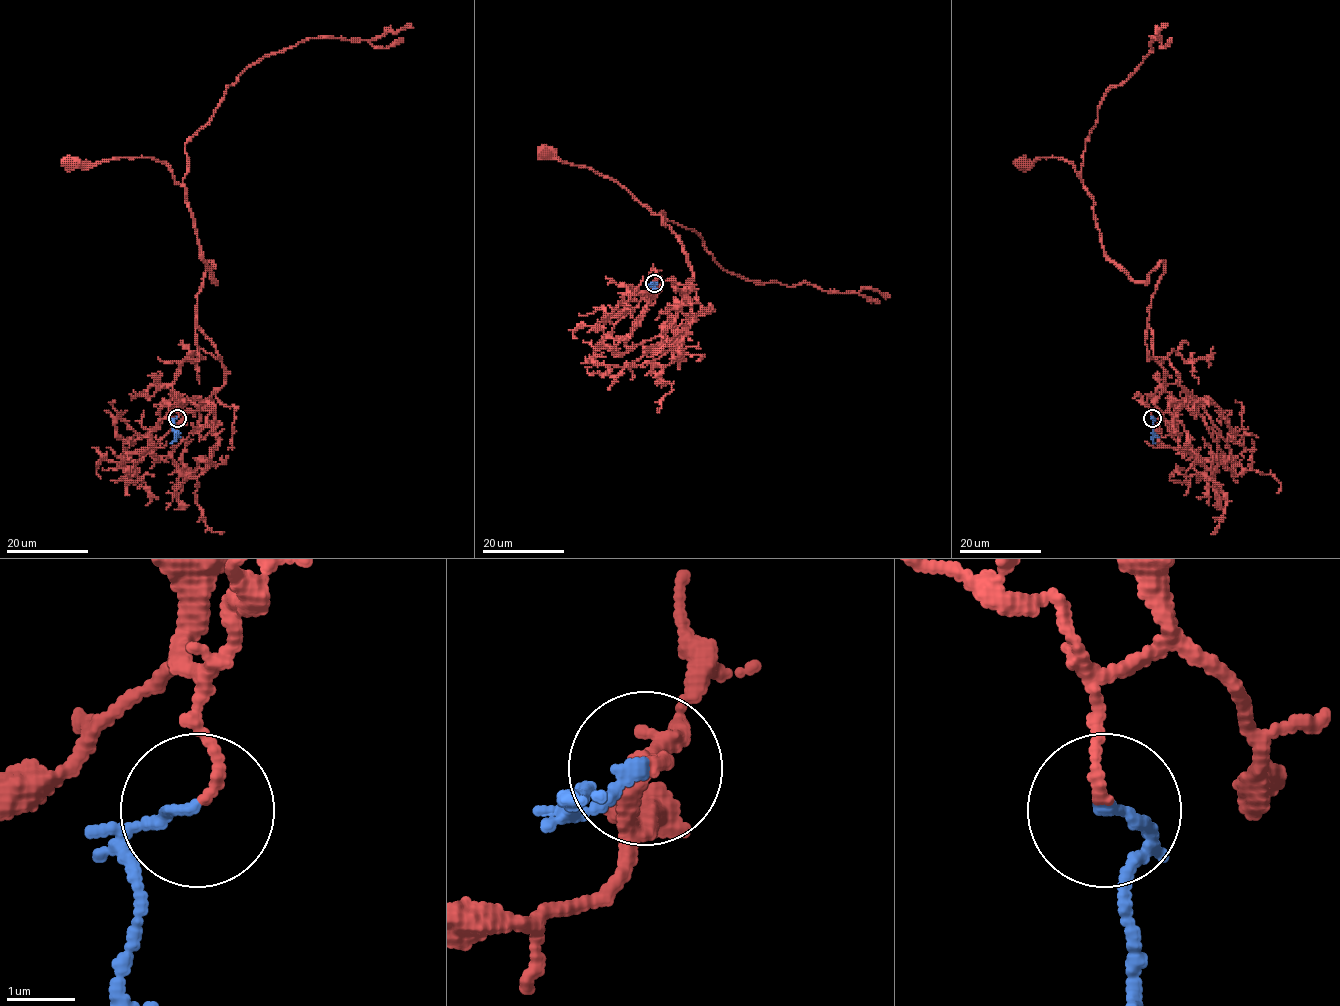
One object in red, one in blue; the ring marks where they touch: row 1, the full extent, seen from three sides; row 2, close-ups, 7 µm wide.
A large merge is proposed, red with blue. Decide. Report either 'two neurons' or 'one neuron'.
one neuron

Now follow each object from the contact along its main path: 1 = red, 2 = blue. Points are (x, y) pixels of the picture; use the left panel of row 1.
1: (177, 417), (172, 383), (198, 358), (196, 298), (211, 260), (216, 281), (186, 189), (148, 157), (72, 163)
2: (177, 418), (173, 420), (175, 440), (170, 443)

